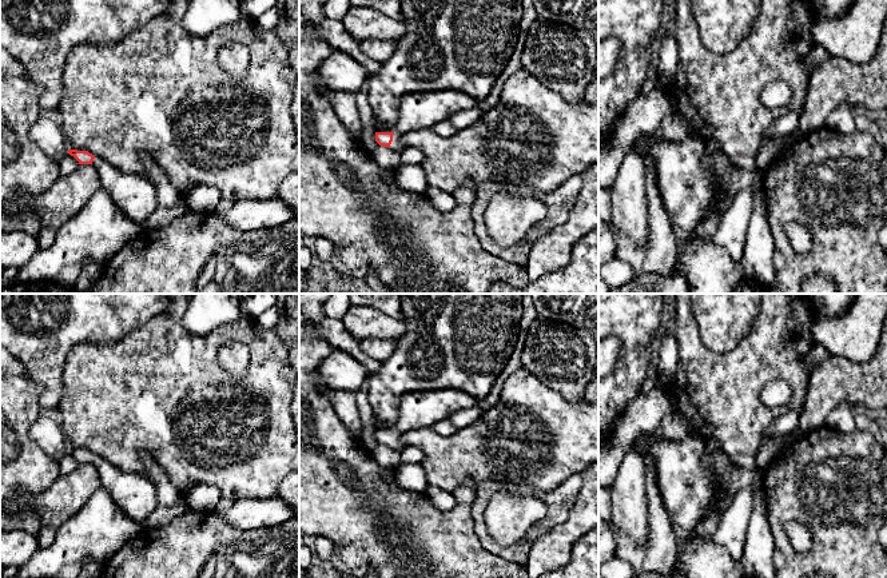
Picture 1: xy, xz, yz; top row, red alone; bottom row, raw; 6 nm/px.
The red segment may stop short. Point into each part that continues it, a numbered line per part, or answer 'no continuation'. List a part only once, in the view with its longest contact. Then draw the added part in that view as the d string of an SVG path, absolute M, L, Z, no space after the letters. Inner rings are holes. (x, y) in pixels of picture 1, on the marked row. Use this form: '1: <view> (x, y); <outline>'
1: xz (421, 110); M419 91L405 93L398 100L398 120L390 148L401 152L402 137L411 131L433 128L454 113L477 107L477 99L461 91Z

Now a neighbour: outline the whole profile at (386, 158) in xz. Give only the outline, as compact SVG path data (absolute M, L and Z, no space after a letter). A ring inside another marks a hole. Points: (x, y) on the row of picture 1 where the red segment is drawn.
M363 125L359 141L379 167L395 171L395 168L401 164L399 152L389 147L379 146L375 141L375 132L377 131L373 125Z

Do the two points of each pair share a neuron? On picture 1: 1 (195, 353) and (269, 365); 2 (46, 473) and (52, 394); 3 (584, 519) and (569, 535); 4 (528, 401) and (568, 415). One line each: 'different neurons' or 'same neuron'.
1: same neuron
2: different neurons
3: same neuron
4: same neuron

